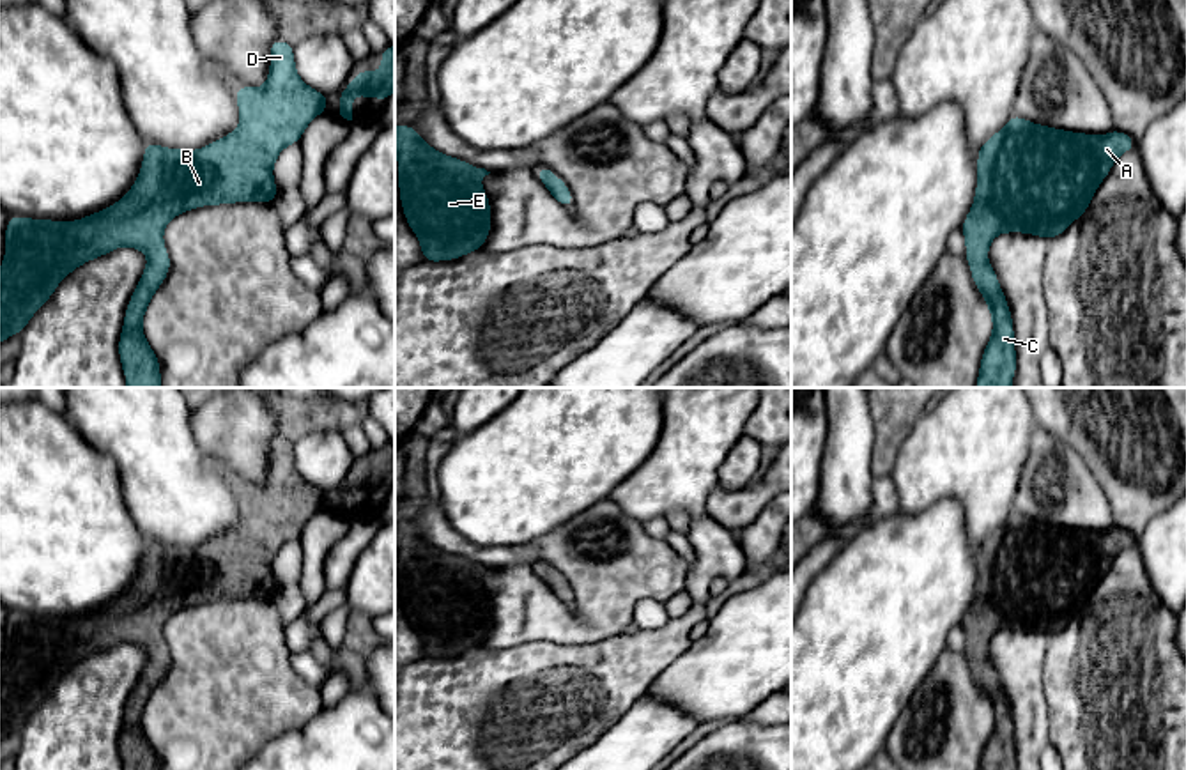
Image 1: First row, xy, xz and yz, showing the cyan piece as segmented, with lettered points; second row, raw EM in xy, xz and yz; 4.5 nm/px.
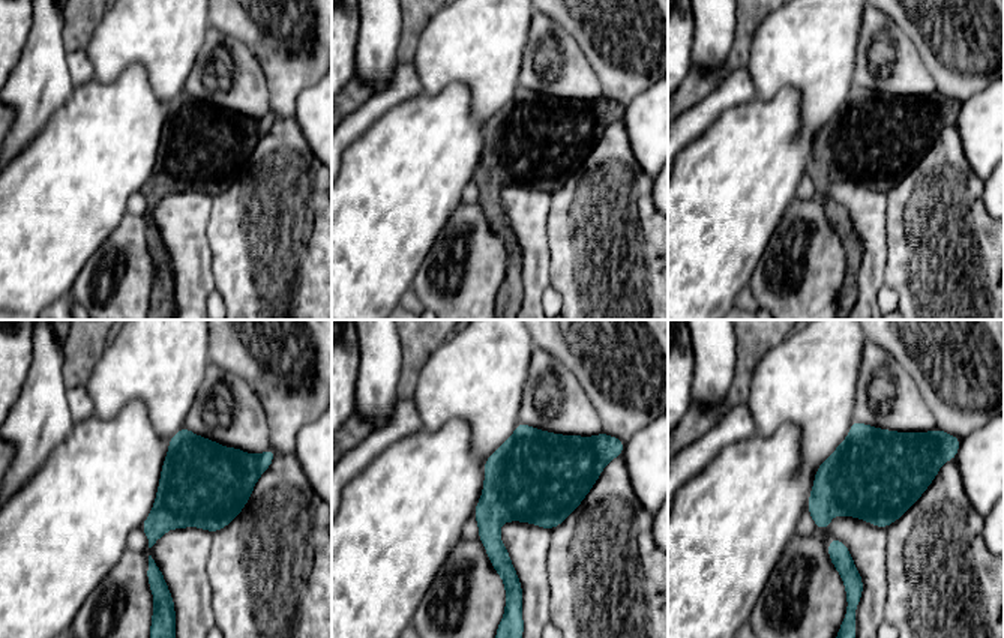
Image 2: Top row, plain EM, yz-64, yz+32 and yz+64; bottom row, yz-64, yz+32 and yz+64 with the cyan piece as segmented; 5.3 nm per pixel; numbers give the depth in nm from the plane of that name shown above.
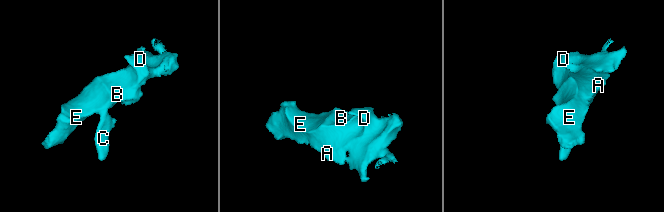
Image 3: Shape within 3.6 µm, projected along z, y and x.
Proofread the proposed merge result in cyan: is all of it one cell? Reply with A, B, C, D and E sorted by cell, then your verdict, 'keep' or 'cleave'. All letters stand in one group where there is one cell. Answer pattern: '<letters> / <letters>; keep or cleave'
A B C D E; keep

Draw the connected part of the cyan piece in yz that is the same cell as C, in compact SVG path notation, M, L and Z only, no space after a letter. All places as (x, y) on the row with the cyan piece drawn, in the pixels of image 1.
M1011 115L1005 127L979 147L975 198L961 230L967 243L965 258L974 283L988 303L993 333L981 359L975 388L1011 388L1016 370L1011 310L986 258L990 243L1002 232L1025 232L1048 241L1060 235L1087 211L1115 159L1135 147L1129 135L1115 129L1103 136L1071 133L1039 126L1018 115Z

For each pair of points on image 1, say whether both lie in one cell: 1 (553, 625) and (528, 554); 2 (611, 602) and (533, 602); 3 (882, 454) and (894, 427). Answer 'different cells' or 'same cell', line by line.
1: different cells
2: same cell
3: same cell

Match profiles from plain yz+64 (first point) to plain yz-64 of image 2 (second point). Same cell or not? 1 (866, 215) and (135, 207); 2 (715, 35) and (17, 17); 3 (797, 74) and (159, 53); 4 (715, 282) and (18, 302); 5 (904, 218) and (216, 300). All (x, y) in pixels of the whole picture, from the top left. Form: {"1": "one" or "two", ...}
{"1": "two", "2": "two", "3": "one", "4": "one", "5": "two"}

